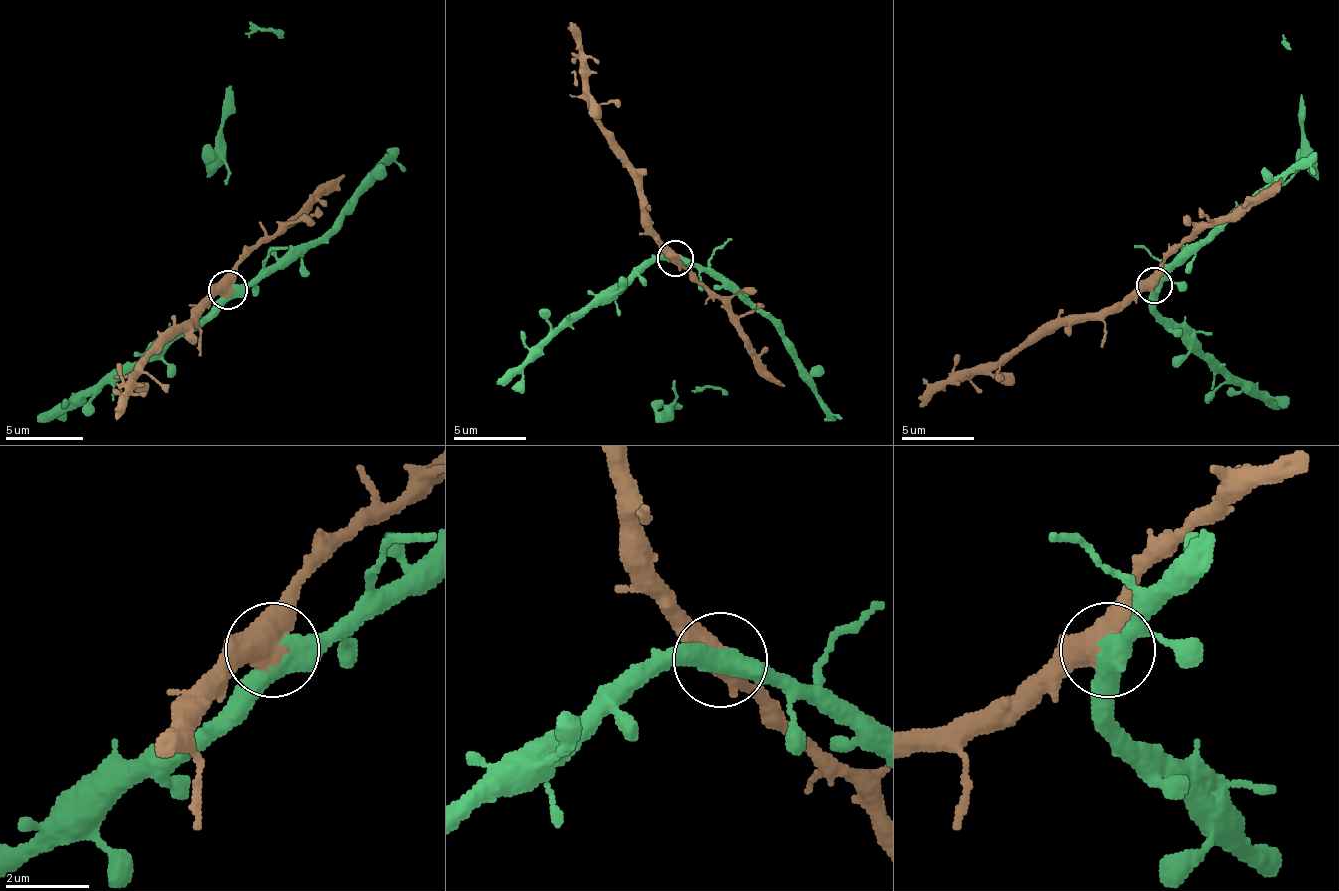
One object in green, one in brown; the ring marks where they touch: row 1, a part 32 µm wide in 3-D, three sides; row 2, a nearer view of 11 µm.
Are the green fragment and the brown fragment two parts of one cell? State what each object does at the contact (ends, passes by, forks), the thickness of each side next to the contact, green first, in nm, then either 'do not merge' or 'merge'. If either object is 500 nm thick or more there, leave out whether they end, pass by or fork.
calibres 480 and 550 nm; do not merge

